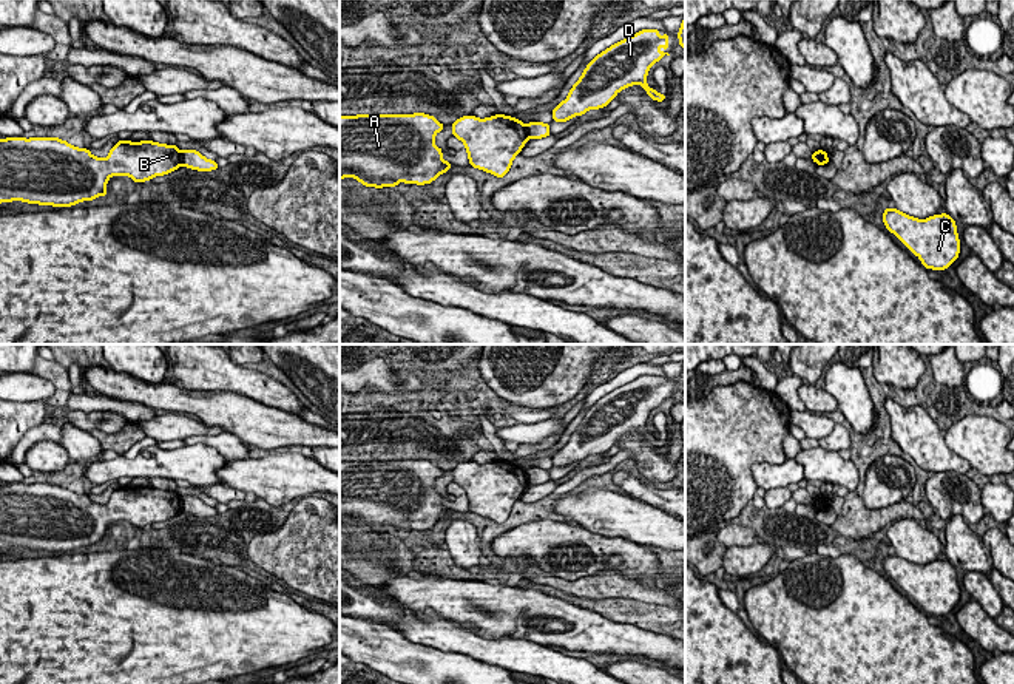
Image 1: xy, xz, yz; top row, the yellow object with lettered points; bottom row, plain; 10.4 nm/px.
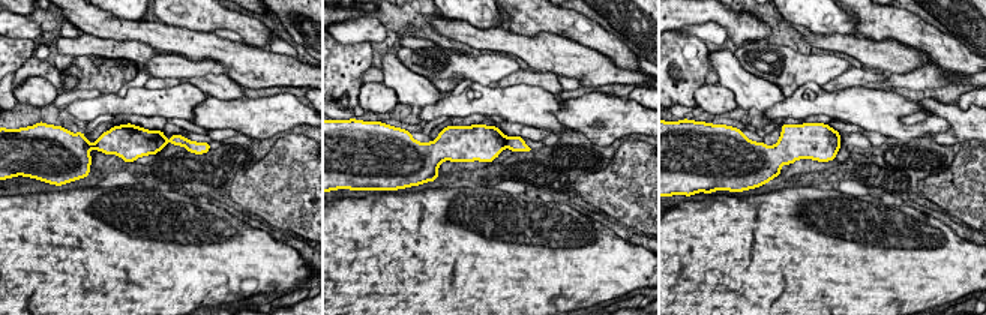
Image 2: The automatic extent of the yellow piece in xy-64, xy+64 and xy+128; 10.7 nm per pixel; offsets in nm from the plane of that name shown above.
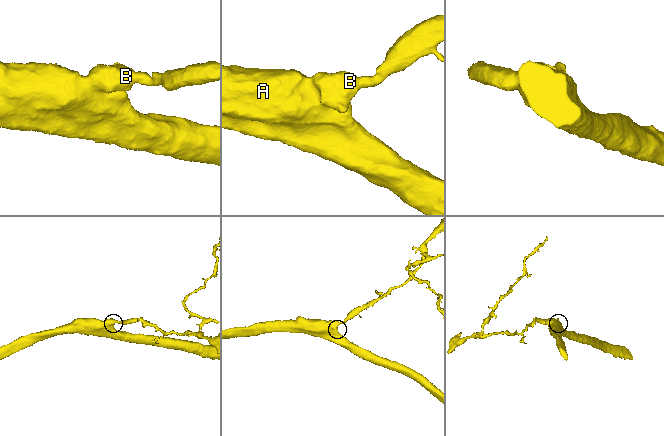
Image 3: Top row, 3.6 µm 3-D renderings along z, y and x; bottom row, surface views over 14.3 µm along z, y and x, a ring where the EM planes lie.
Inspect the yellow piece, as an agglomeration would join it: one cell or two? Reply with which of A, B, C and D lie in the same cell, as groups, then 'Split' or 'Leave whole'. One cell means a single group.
Groups: A B C / D. Split

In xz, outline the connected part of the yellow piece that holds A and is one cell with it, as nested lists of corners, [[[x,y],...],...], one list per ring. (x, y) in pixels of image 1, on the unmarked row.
[[[424,459],[340,462],[340,525],[352,522],[377,534],[397,533],[398,528],[431,530],[452,513],[434,489],[443,474],[437,463]]]

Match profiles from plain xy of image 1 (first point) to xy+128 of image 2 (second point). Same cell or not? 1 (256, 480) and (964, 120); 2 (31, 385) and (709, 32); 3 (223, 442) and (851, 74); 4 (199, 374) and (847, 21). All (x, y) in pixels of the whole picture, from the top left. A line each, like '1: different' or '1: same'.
1: same
2: same
3: same
4: different

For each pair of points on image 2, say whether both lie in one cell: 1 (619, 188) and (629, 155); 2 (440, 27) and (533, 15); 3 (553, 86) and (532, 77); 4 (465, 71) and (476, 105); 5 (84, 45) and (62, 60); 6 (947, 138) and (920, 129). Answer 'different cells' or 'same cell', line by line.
1: same cell
2: different cells
3: same cell
4: different cells
5: different cells
6: different cells

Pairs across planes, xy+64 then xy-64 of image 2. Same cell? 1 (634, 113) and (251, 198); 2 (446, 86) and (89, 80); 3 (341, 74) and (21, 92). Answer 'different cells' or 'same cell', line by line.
1: different cells
2: same cell
3: different cells

